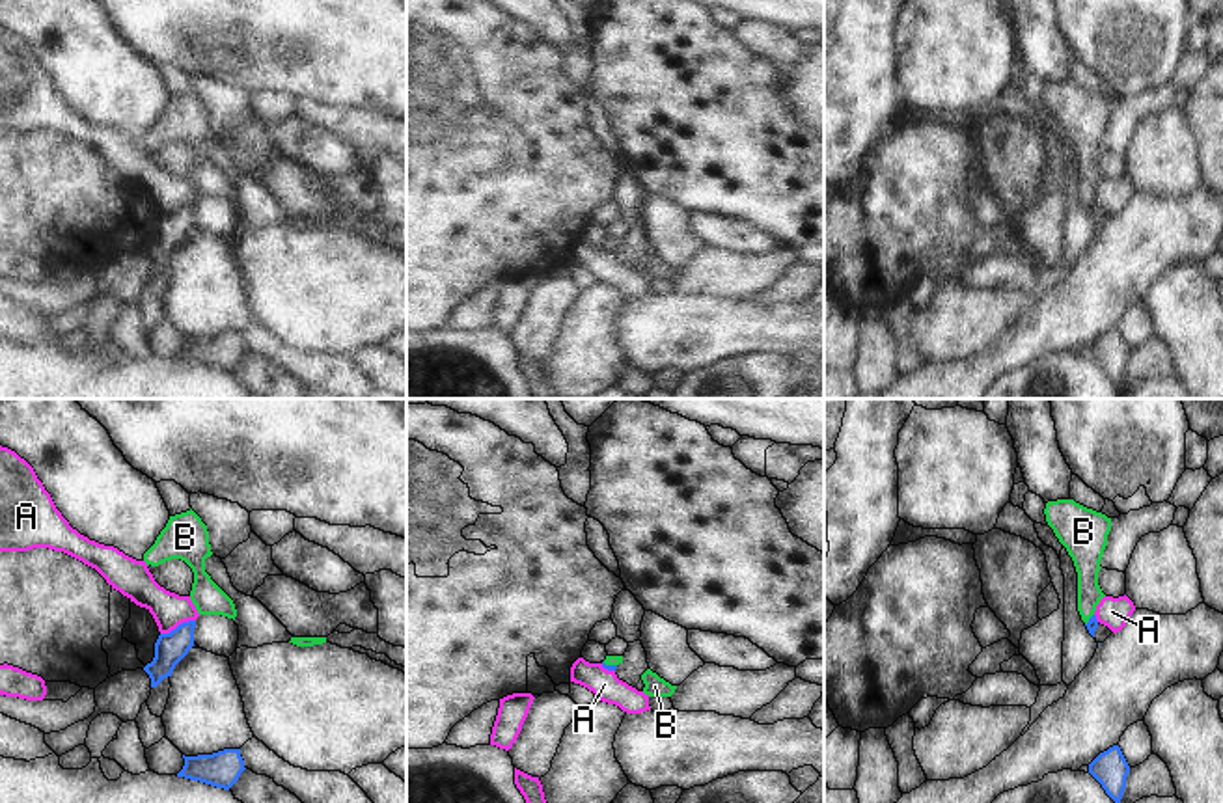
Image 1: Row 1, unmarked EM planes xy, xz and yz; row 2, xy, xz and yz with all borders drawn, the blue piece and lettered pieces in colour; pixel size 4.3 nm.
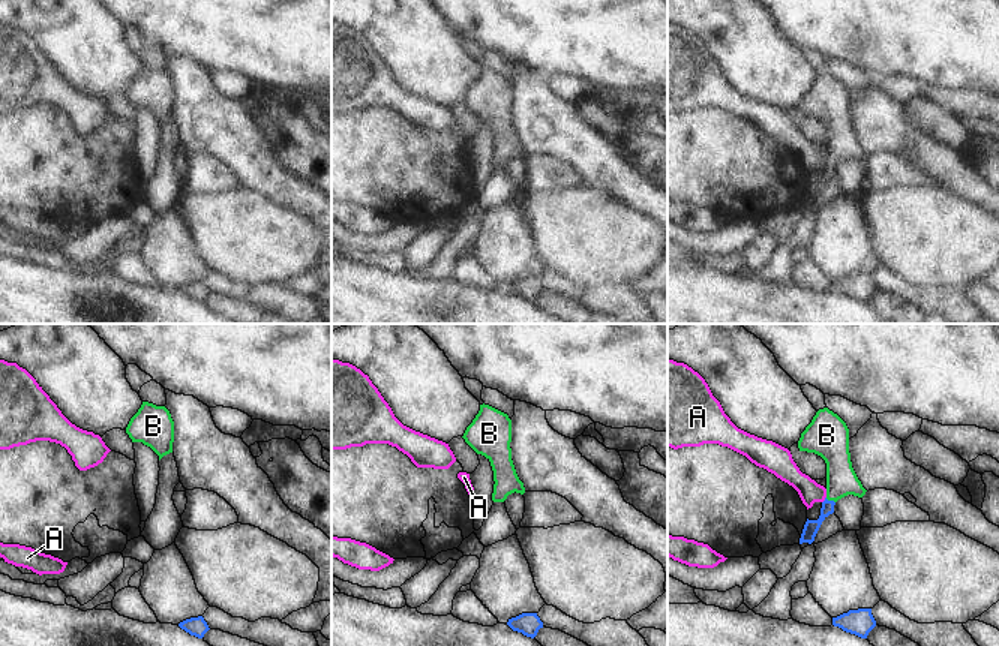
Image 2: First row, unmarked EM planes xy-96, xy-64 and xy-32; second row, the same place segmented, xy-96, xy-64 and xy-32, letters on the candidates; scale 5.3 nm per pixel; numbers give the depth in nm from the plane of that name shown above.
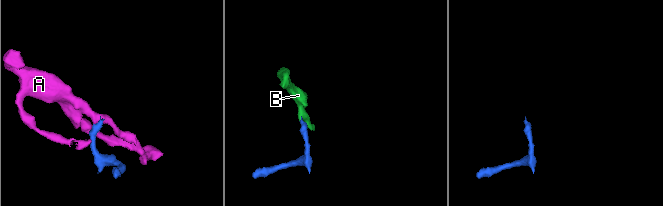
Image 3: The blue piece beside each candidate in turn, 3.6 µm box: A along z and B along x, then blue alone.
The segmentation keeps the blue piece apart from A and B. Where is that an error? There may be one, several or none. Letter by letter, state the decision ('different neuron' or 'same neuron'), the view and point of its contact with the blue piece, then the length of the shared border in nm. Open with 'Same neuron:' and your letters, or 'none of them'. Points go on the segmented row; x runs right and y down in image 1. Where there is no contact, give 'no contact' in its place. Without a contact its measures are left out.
Same neuron: B
A: different neuron; contact xy (179, 625); length 170 nm
B: same neuron; contact xz (610, 666); length 70 nm

